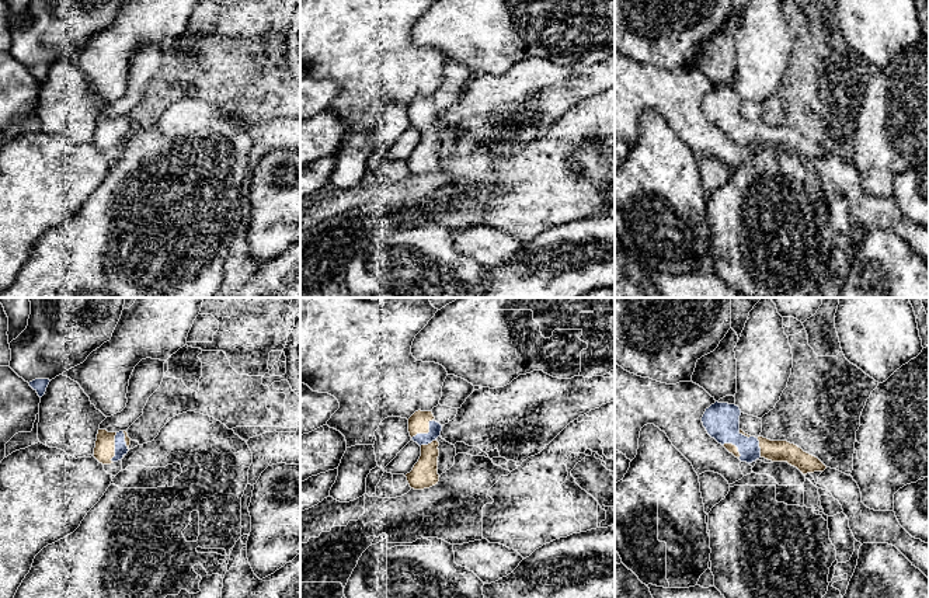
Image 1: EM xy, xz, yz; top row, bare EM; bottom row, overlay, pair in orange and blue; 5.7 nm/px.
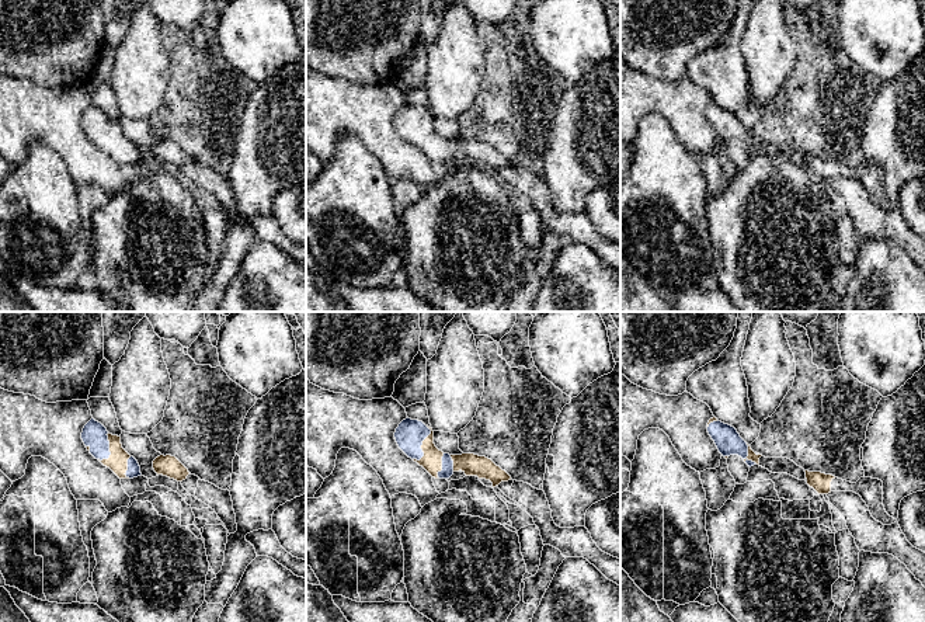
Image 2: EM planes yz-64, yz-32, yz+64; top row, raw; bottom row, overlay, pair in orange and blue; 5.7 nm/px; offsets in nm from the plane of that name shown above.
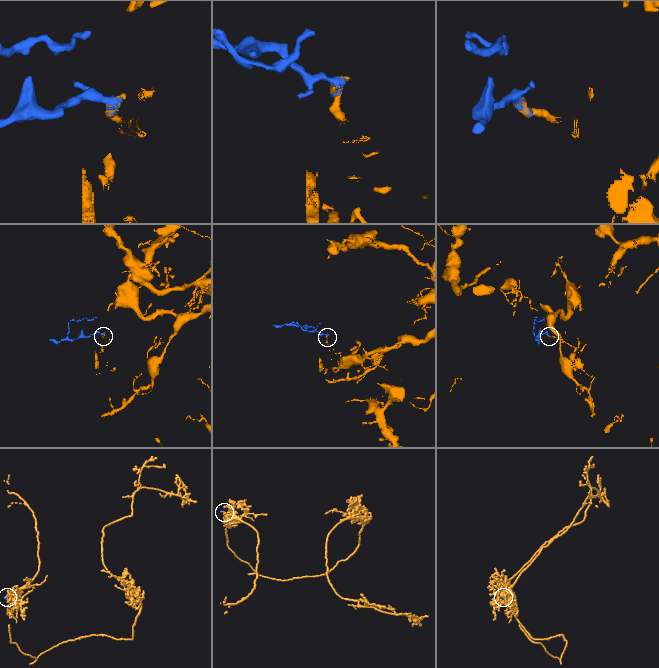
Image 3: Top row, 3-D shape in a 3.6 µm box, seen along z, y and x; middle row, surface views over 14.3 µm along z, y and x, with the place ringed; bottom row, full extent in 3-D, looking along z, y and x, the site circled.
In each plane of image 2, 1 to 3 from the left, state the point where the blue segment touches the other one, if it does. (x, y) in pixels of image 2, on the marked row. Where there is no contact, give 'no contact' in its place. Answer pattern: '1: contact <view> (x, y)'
1: contact yz-64 (110, 450)
2: contact yz-32 (421, 445)
3: contact yz+64 (747, 457)

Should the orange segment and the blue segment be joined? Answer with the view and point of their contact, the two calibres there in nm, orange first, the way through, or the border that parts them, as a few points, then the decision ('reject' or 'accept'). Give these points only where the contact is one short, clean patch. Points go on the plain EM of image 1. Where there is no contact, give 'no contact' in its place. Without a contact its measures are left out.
contact xz (425, 118); calibres 120 and 70 nm; accept

